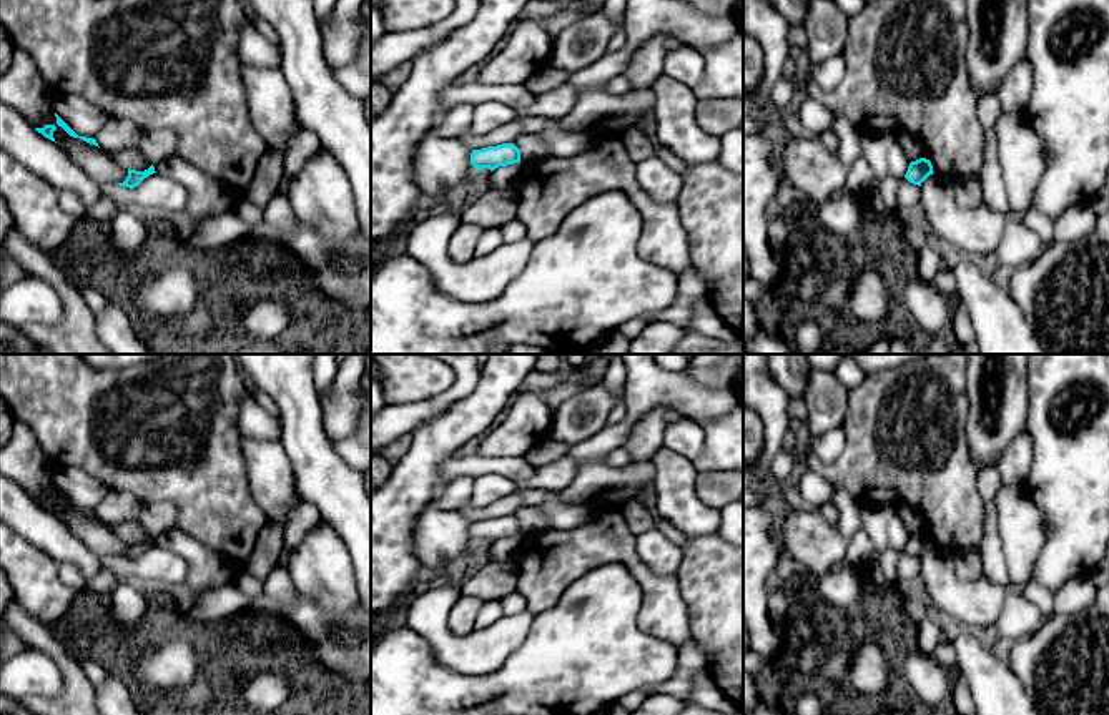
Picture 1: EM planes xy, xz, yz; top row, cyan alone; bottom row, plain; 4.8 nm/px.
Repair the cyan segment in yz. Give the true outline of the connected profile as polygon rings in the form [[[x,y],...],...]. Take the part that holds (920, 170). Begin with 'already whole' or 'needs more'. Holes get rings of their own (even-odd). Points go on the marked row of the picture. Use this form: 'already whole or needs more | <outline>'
needs more | [[[895,133],[861,135],[861,156],[865,156],[873,168],[878,181],[896,176],[921,186],[921,183],[934,173],[931,161],[926,158],[909,161],[898,145]]]

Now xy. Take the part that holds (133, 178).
needs more | [[[125,150],[118,153],[108,153],[110,158],[123,166],[128,171],[128,176],[123,183],[116,183],[120,186],[126,186],[133,190],[138,186],[145,178],[156,173],[155,166],[146,161],[146,158],[136,150]]]

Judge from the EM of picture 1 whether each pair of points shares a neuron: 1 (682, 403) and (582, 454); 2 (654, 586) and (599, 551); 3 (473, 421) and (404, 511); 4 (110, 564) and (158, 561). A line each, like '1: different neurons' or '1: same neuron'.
1: same neuron
2: same neuron
3: same neuron
4: same neuron

